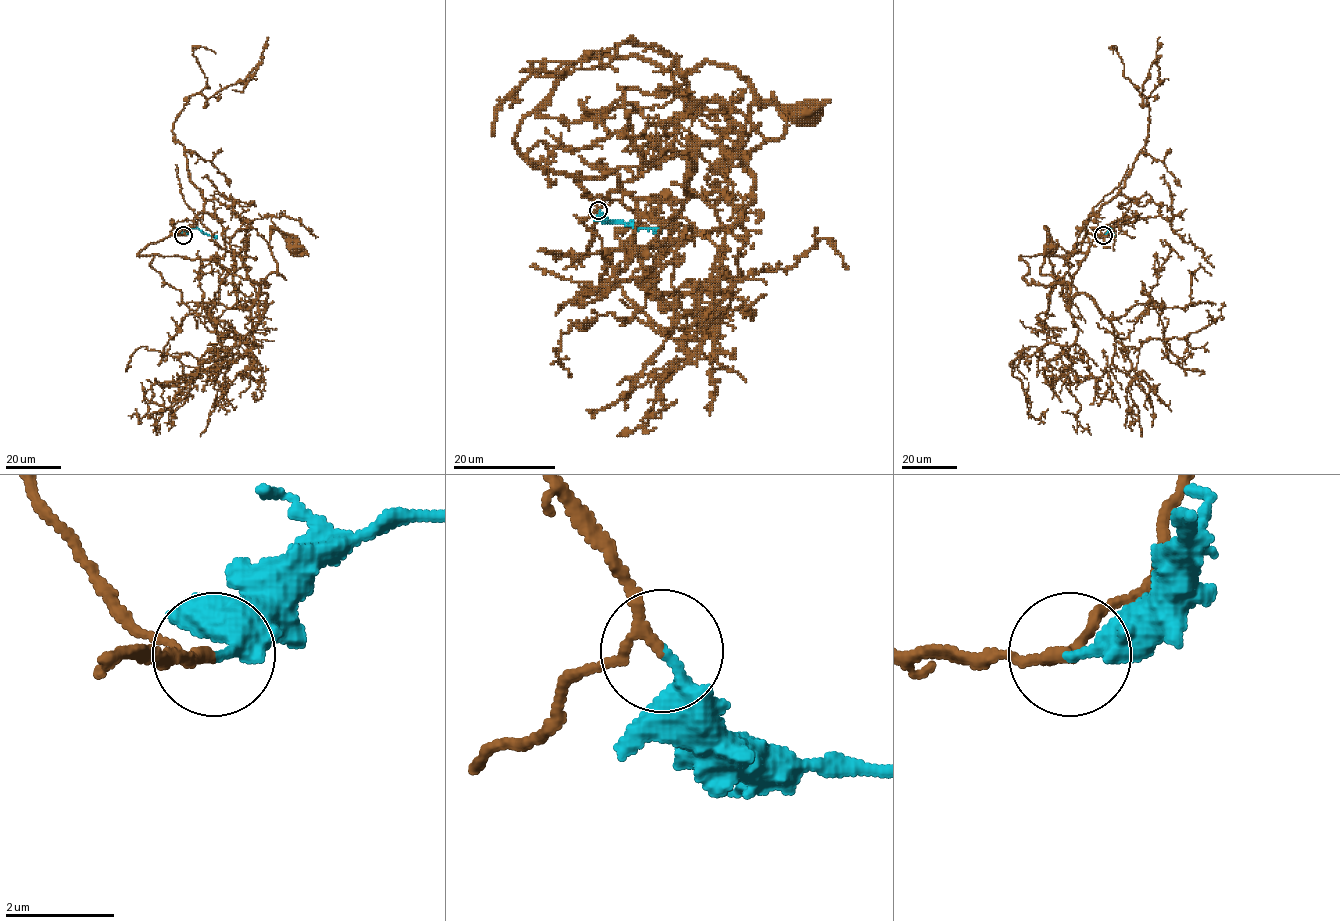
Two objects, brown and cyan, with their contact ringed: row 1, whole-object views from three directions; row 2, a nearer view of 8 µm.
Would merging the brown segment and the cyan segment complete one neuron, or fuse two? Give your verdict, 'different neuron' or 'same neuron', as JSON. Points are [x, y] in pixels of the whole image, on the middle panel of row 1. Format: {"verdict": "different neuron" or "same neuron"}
{"verdict": "same neuron"}

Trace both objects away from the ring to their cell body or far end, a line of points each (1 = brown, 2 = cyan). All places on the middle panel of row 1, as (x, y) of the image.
1: (599, 211), (576, 178), (678, 155), (688, 177), (706, 143), (777, 140), (773, 94), (803, 114)
2: (599, 211), (605, 218), (632, 223), (637, 228), (661, 226)

